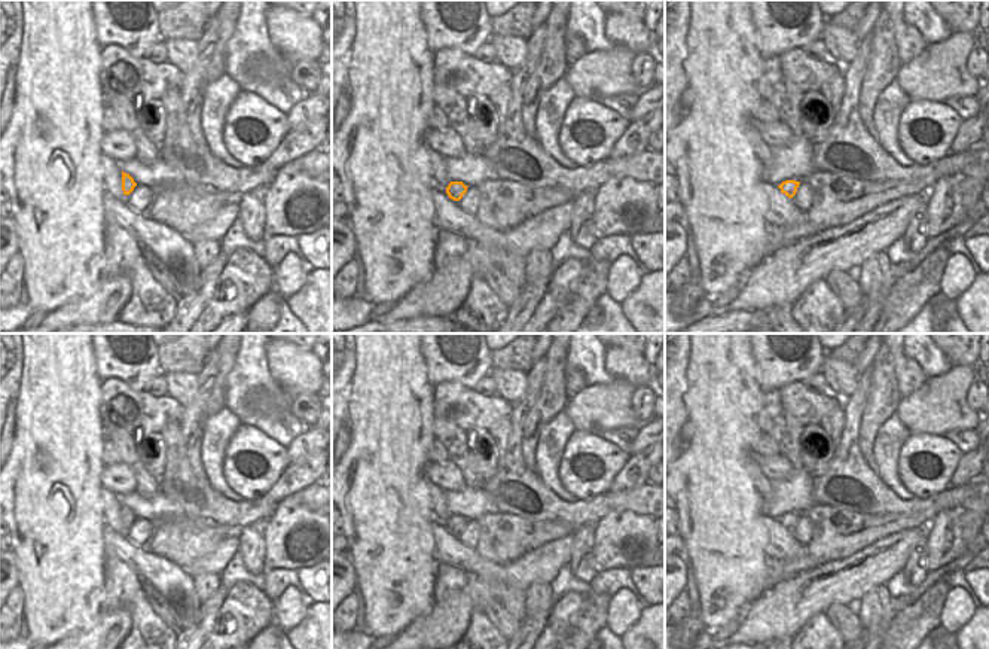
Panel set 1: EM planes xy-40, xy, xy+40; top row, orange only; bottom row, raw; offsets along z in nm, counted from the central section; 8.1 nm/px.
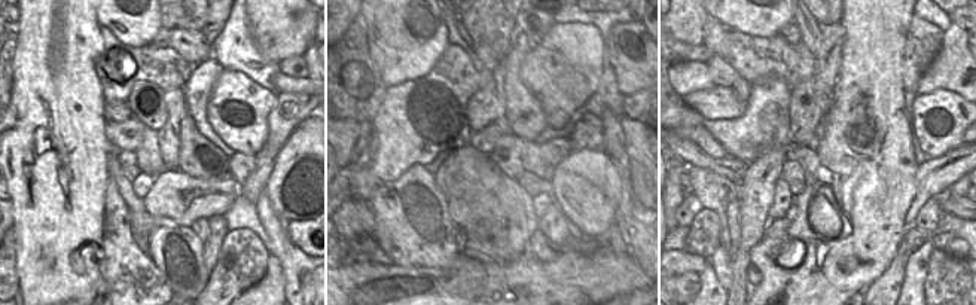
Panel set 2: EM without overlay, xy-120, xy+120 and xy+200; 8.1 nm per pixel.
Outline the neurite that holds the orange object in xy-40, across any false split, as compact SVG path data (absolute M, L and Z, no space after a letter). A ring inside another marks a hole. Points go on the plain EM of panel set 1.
M122 505L122 524L128 530L128 539L137 546L146 546L155 531L155 524L147 519L138 519L134 512Z

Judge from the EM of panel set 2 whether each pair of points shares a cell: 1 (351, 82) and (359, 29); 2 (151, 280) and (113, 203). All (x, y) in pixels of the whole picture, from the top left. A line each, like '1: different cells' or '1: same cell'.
1: different cells
2: same cell

